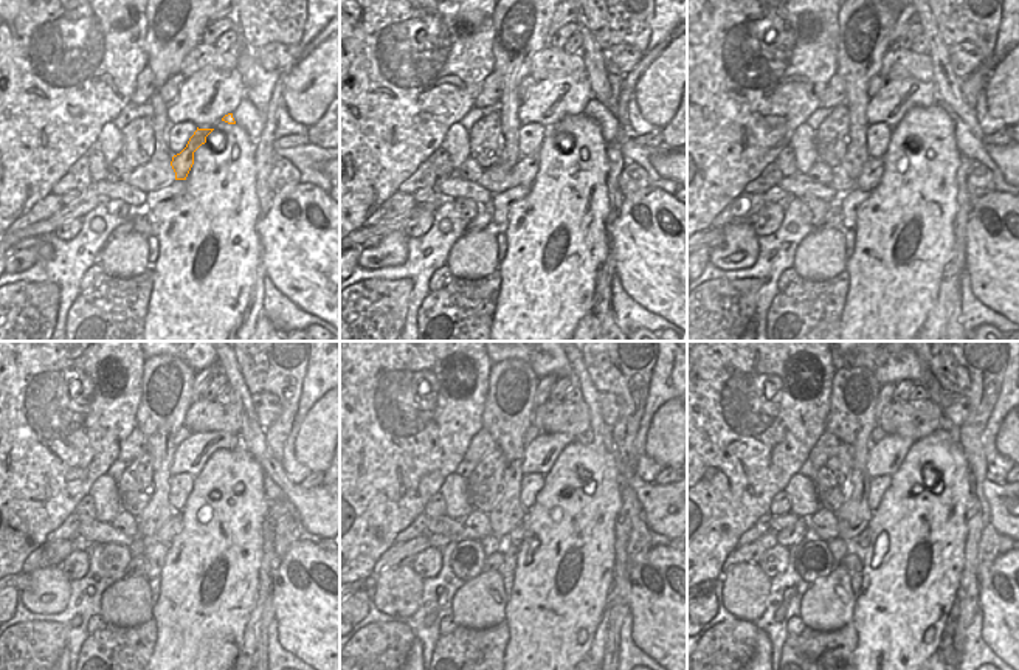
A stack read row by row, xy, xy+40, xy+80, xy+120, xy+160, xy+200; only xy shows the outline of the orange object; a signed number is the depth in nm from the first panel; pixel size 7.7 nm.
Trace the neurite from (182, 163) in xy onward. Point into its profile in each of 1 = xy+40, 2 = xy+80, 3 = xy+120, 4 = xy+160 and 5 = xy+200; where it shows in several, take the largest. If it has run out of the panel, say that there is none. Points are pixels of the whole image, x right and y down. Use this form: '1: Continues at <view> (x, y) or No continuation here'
1: Continues at xy+40 (526, 168)
2: Continues at xy+80 (870, 177)
3: Continues at xy+120 (172, 528)
4: Continues at xy+160 (517, 535)
5: Continues at xy+200 (863, 538)

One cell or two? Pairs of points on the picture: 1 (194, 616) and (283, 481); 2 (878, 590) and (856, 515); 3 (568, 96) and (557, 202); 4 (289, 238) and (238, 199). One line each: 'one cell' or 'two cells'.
1: two cells
2: two cells
3: two cells
4: two cells

